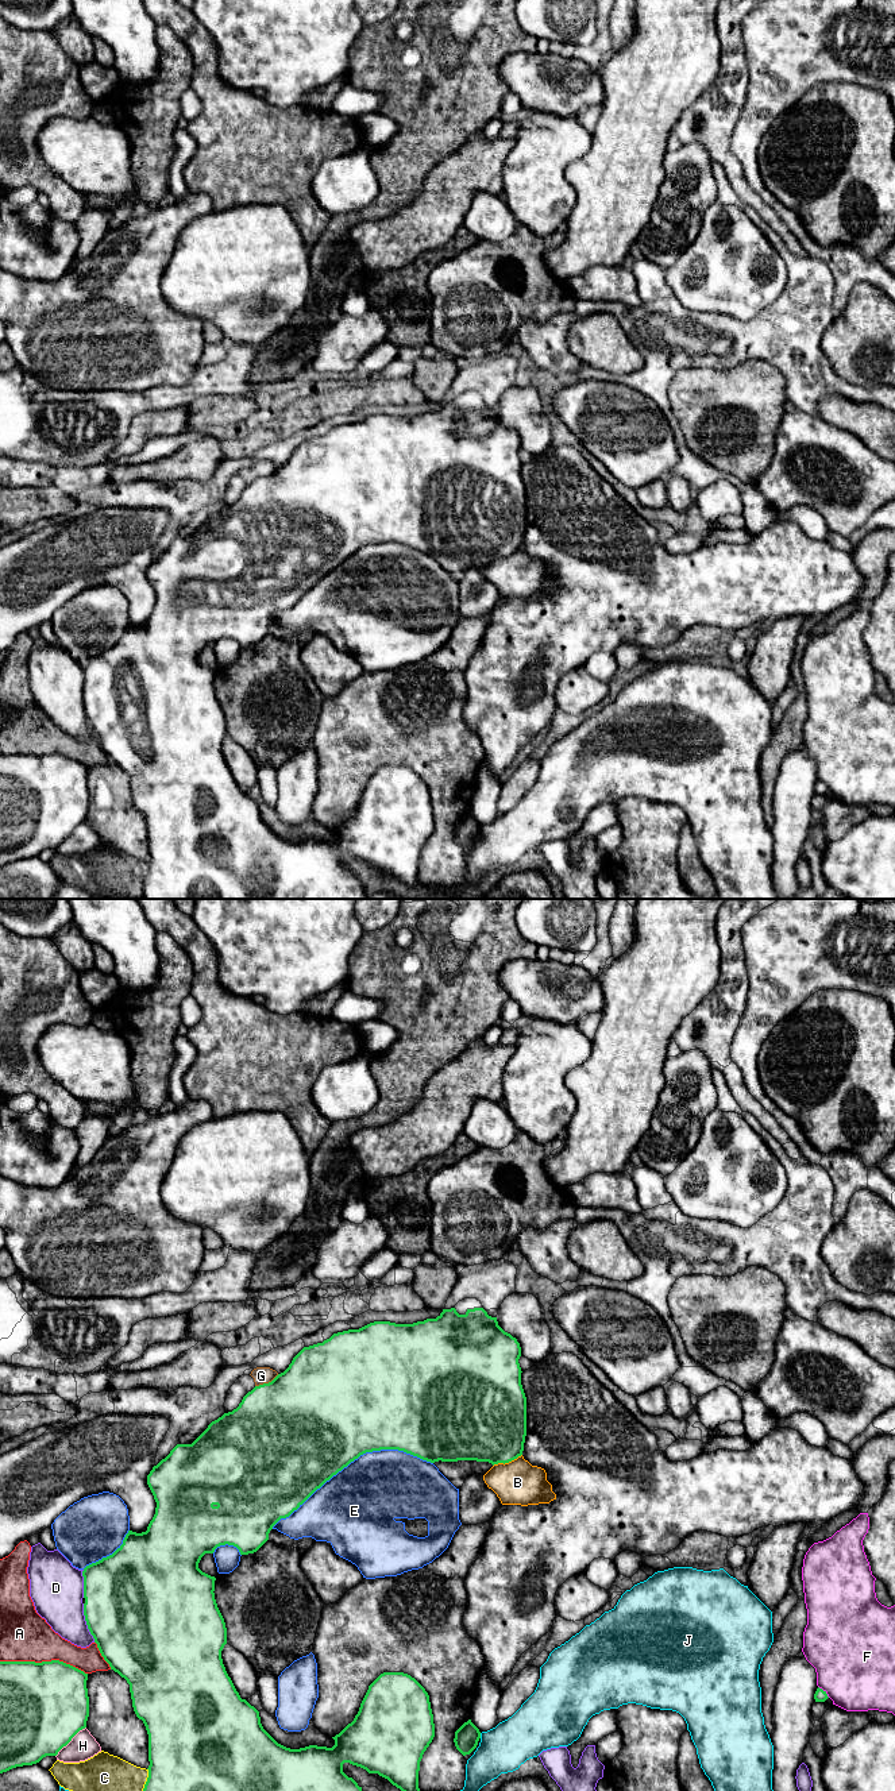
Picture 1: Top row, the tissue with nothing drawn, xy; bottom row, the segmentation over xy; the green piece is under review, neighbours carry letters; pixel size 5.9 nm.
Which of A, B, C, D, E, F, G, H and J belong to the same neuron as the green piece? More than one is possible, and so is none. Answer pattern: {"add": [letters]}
{"add": []}

